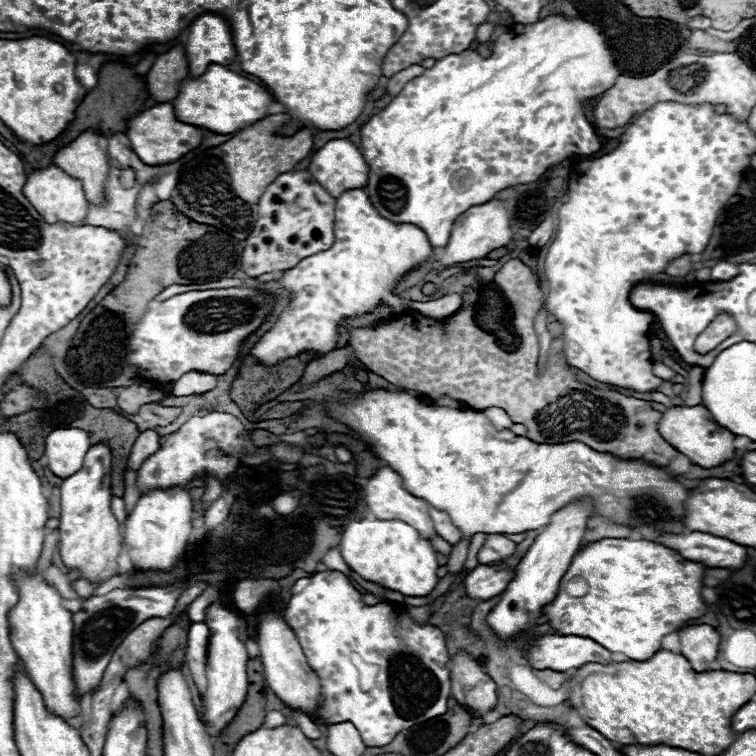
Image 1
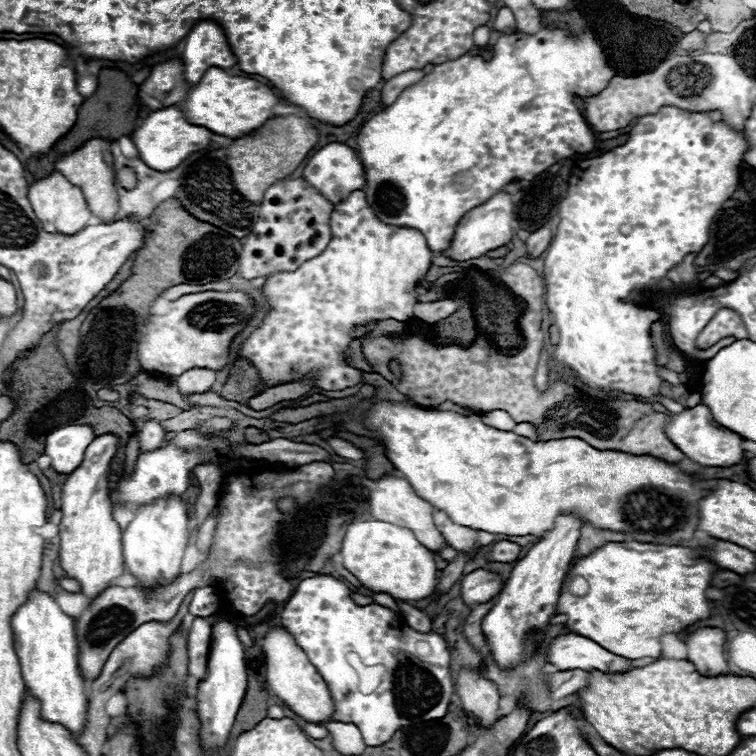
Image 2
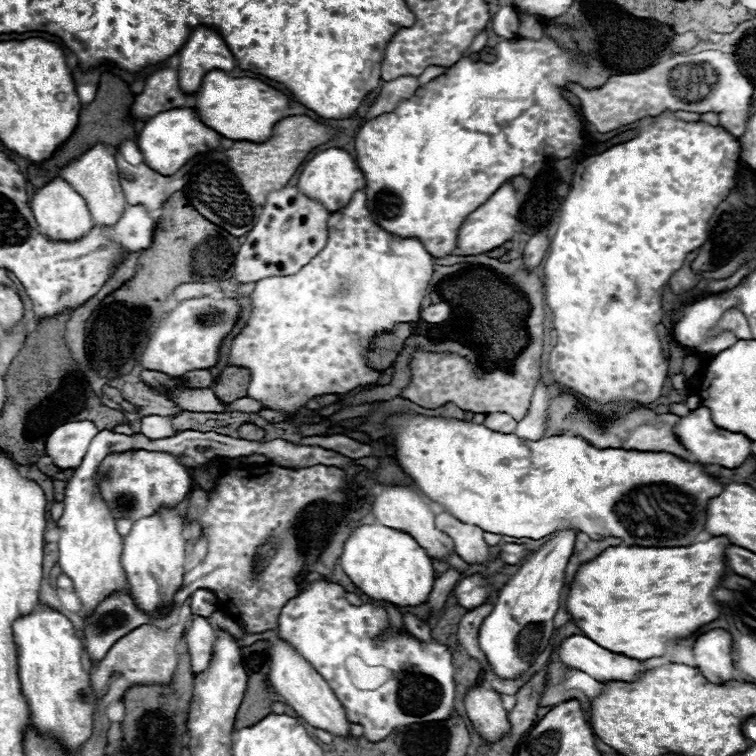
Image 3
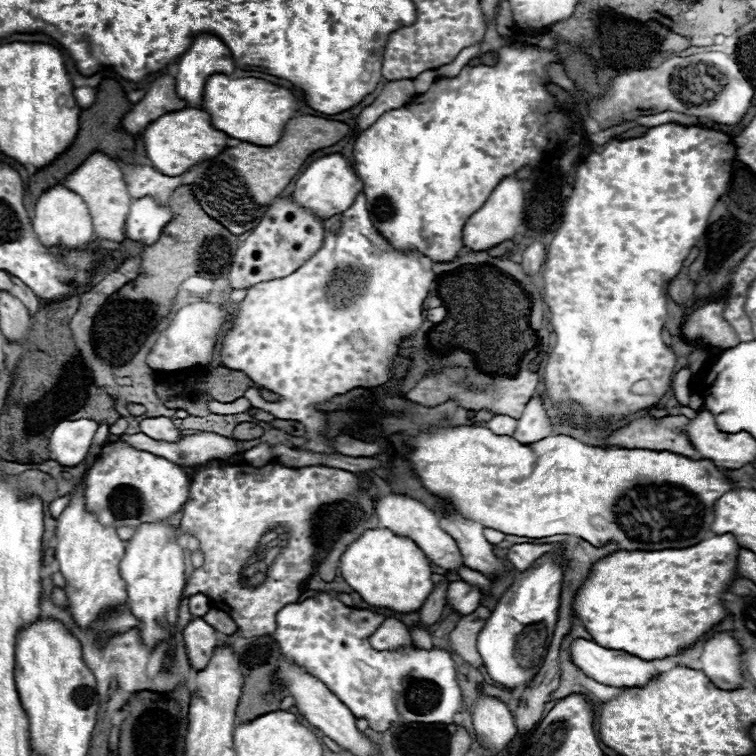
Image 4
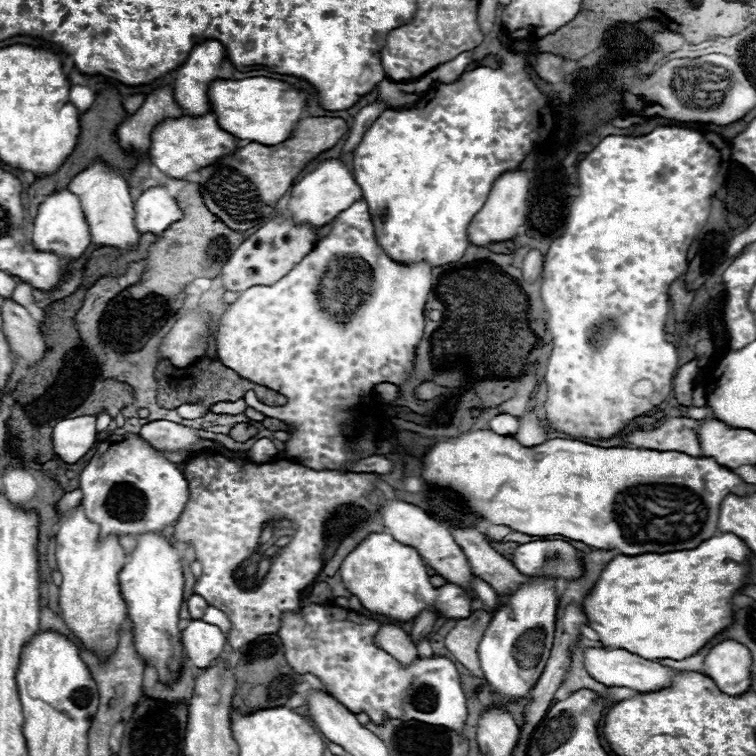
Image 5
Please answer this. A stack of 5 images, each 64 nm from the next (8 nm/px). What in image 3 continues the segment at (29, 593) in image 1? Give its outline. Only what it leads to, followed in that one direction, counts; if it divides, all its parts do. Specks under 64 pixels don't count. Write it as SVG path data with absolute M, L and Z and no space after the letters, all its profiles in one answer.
M38 604L30 614L12 624L18 652L18 676L28 700L32 724L38 732L54 734L70 752L76 752L92 734L92 710L96 698L90 696L90 674L82 664L82 642L74 634L72 622L58 610Z

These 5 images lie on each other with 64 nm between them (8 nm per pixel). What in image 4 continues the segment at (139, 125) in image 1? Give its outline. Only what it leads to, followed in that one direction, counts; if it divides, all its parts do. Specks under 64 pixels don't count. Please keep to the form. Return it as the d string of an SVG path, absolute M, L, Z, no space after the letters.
M184 108L172 114L164 114L156 122L150 122L144 130L142 140L152 166L166 176L178 176L196 162L202 162L204 158L212 158L212 154L220 154L220 150L226 150L228 136L210 124L210 118L204 110Z

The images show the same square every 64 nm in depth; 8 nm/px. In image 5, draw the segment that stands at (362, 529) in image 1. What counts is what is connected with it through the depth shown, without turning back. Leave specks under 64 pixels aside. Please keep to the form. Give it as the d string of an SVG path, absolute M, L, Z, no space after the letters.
M372 532L368 534L340 564L340 574L342 574L342 582L344 586L358 596L358 600L362 602L364 608L368 608L370 612L382 614L392 618L394 622L406 622L416 618L416 614L420 614L420 610L424 608L434 609L439 617L448 617L449 614L472 614L472 602L474 598L468 596L468 592L464 592L462 588L457 585L446 583L444 586L436 588L430 584L430 574L428 568L422 560L422 556L416 552L416 548L400 544L398 540L394 540L388 532Z

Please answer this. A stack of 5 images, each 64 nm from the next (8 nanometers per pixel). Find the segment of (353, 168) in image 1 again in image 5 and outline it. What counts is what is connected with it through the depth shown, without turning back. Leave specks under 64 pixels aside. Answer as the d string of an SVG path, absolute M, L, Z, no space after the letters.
M338 158L320 162L312 172L308 172L298 184L292 186L292 196L288 202L288 214L296 218L296 222L312 222L312 226L324 226L336 214L352 206L362 196L362 188L356 184L352 172L346 168L346 164Z

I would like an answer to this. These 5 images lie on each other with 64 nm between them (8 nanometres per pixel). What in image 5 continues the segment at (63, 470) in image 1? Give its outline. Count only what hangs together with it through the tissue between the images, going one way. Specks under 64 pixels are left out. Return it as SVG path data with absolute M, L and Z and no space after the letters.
M80 416L60 420L52 430L54 452L68 464L78 462L96 442L96 418Z

